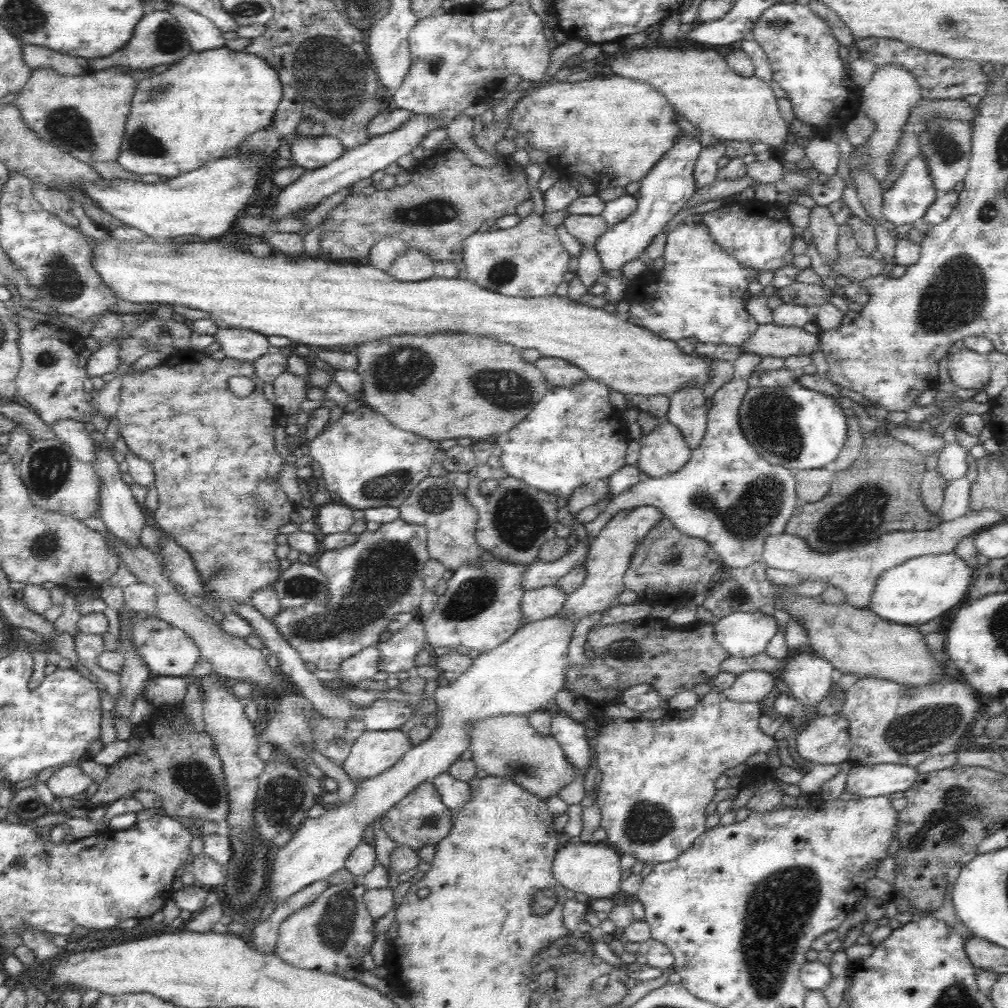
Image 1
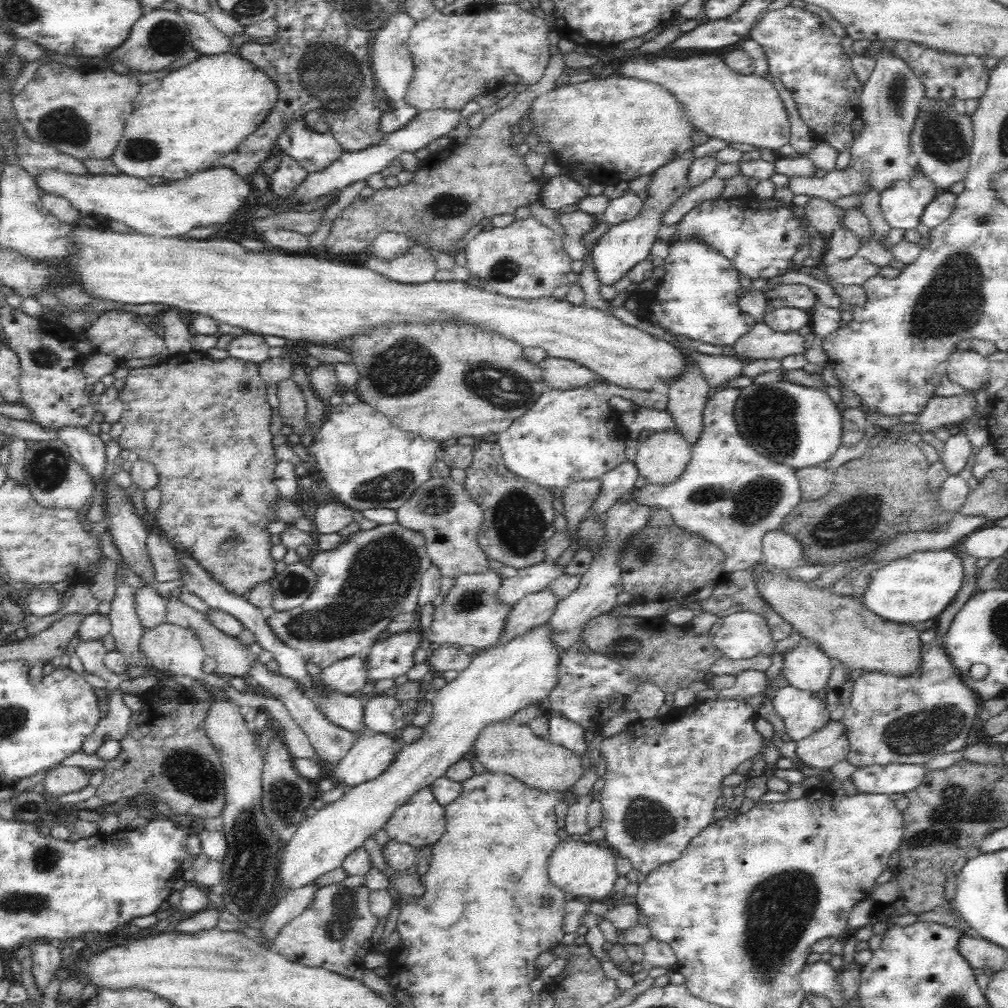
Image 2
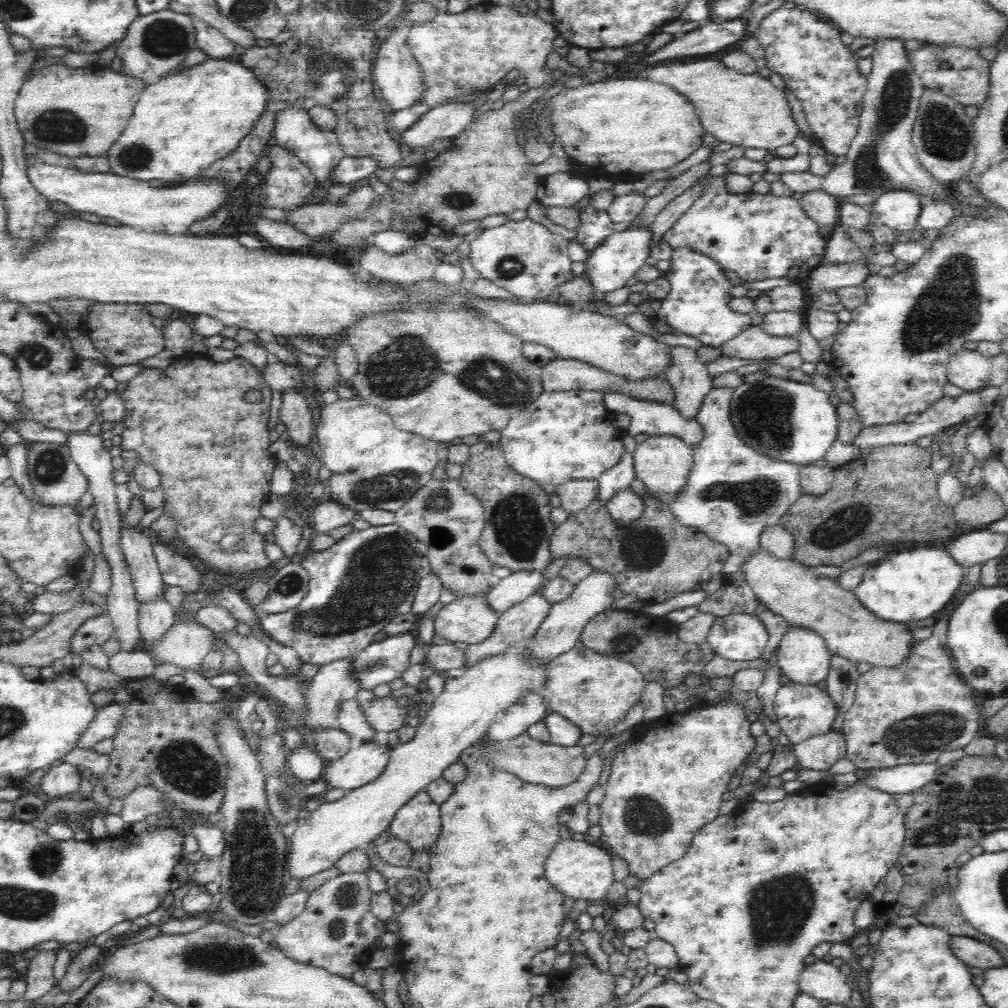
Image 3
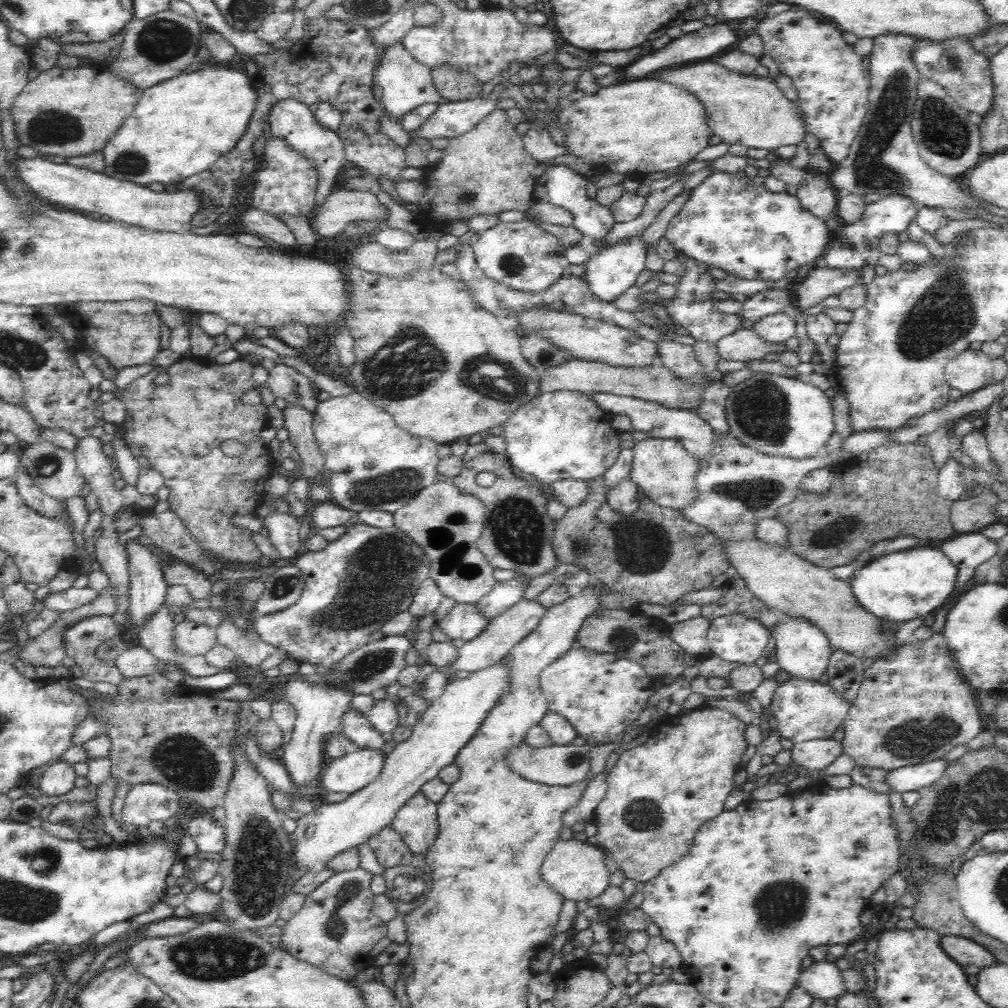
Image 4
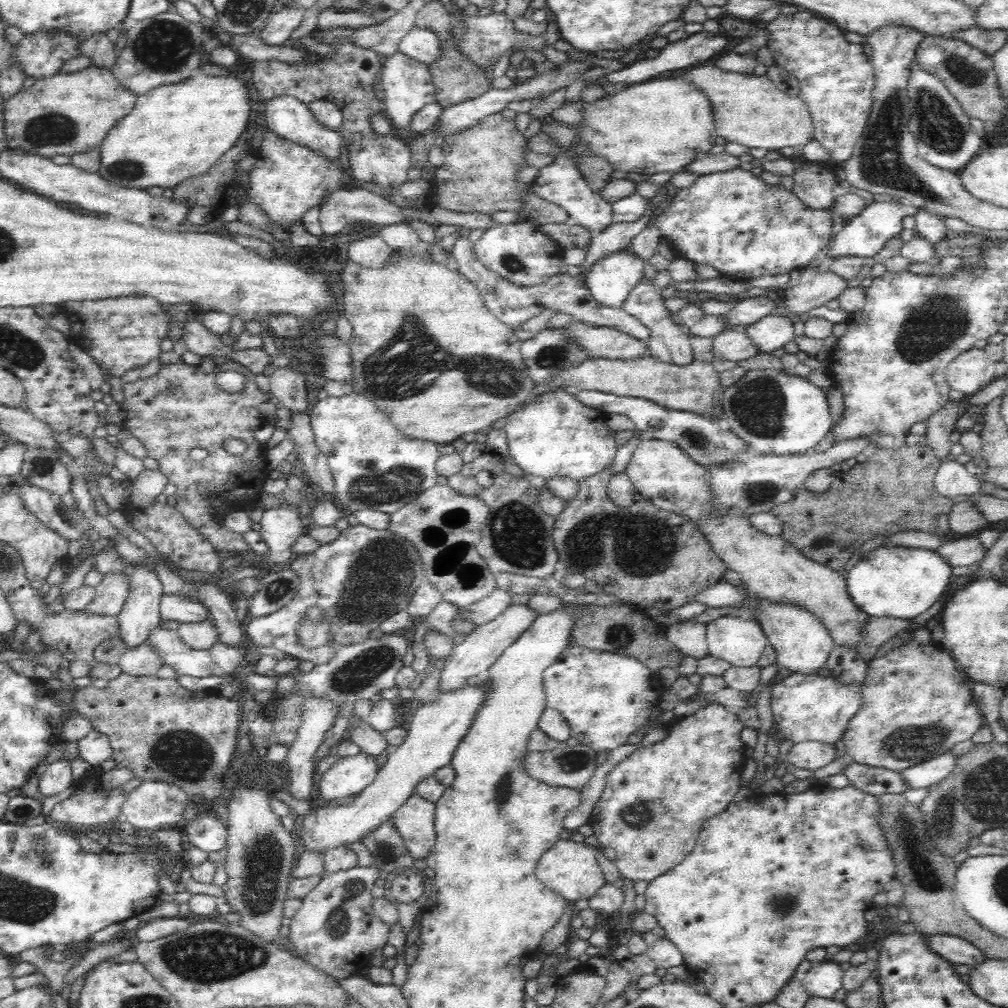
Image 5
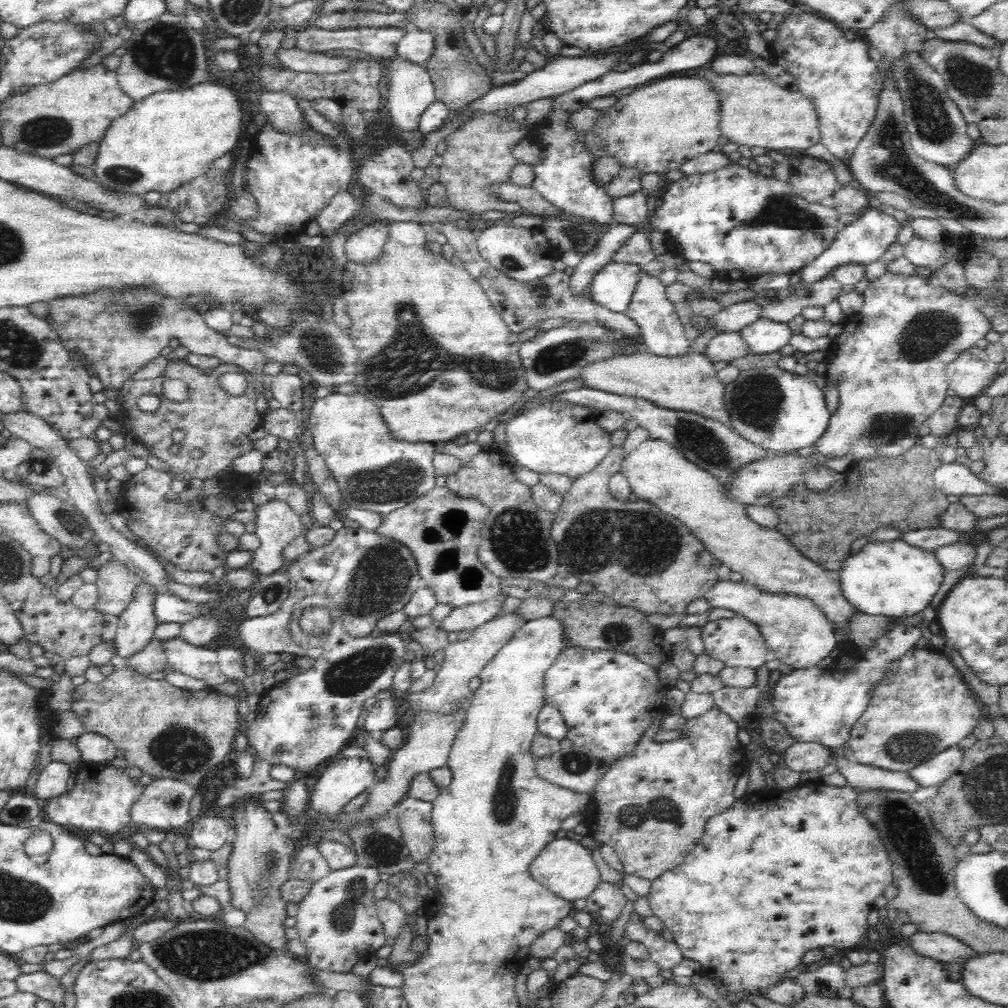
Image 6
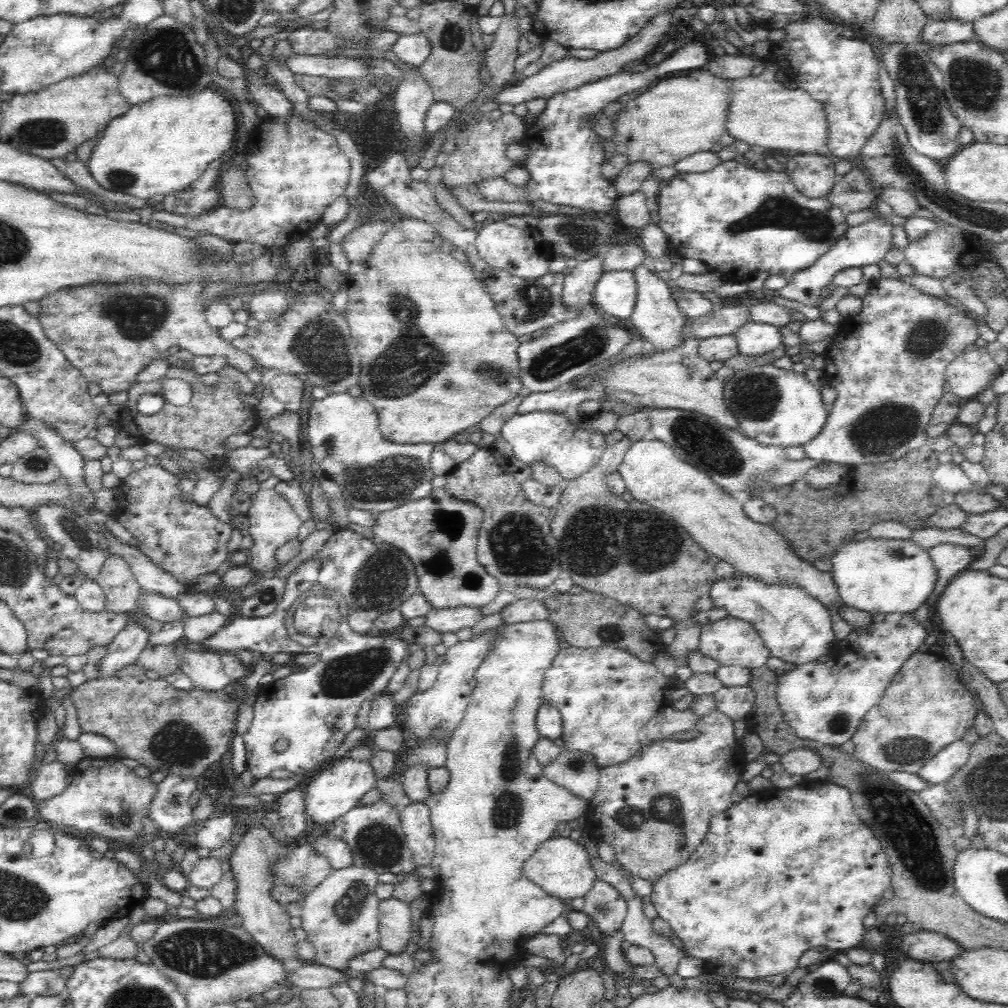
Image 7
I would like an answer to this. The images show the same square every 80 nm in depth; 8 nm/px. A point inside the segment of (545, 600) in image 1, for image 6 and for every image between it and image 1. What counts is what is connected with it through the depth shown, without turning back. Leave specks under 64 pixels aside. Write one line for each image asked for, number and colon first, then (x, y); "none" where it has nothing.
2: (536, 608)
3: (519, 623)
4: (504, 632)
5: (479, 651)
6: (463, 660)

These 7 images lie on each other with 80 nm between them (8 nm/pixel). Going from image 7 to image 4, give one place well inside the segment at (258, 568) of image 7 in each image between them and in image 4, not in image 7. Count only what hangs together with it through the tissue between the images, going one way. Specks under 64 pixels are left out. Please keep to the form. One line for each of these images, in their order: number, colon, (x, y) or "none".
4: (284, 531)
5: (281, 527)
6: (277, 525)

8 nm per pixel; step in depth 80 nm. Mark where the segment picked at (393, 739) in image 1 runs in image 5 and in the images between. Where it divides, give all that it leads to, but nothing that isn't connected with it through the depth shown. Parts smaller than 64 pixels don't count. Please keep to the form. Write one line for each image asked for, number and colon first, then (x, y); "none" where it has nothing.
2: (371, 754)
3: (364, 762)
4: (350, 773)
5: (348, 776)

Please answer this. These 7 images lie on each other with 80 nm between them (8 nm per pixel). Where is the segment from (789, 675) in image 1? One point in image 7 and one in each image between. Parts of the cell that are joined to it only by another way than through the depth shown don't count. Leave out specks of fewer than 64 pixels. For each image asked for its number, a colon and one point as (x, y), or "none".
2: (807, 668)
3: (802, 655)
4: (801, 649)
5: (802, 644)
6: (795, 630)
7: (796, 628)

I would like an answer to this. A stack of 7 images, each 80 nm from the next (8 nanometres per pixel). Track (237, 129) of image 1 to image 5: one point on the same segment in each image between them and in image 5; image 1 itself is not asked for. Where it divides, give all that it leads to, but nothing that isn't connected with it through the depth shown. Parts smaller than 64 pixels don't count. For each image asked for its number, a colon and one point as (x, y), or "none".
2: (180, 124)
3: (182, 124)
4: (180, 127)
5: (175, 132)

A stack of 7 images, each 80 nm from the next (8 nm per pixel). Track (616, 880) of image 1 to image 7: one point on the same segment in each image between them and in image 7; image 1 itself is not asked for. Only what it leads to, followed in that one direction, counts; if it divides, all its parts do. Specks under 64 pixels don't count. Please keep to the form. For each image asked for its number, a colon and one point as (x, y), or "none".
2: (587, 870)
3: (579, 870)
4: (577, 870)
5: (570, 869)
6: (566, 868)
7: (563, 868)

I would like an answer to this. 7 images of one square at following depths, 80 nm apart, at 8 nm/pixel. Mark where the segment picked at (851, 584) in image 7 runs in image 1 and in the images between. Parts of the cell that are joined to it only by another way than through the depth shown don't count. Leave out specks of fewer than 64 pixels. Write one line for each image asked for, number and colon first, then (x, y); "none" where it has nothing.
1: (918, 591)
2: (911, 590)
3: (913, 584)
4: (902, 586)
5: (892, 582)
6: (893, 578)

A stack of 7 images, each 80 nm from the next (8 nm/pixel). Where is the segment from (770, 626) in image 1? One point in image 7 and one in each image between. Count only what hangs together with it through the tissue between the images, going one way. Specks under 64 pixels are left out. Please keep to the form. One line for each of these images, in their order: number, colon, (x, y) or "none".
2: (741, 635)
3: (739, 636)
4: (734, 638)
5: (740, 642)
6: (736, 641)
7: (732, 642)

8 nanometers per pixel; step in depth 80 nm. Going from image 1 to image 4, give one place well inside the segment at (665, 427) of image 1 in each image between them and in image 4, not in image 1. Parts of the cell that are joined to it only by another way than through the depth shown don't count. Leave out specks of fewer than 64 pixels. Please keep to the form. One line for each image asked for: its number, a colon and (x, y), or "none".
2: (661, 457)
3: (662, 463)
4: (662, 468)

